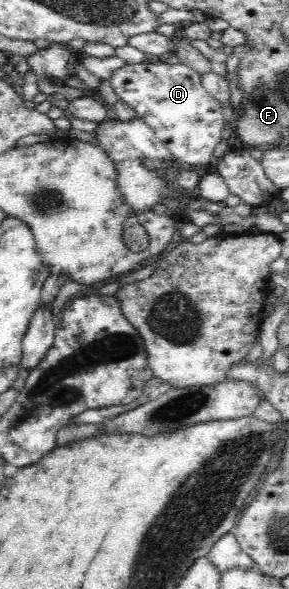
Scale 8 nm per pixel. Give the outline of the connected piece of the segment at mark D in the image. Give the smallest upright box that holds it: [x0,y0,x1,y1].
[108,61,226,167]

